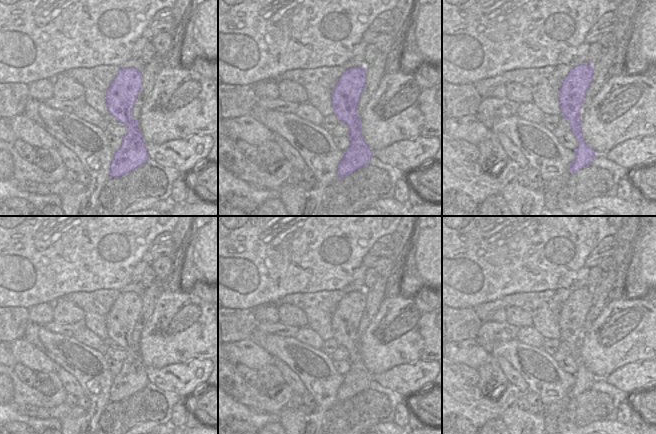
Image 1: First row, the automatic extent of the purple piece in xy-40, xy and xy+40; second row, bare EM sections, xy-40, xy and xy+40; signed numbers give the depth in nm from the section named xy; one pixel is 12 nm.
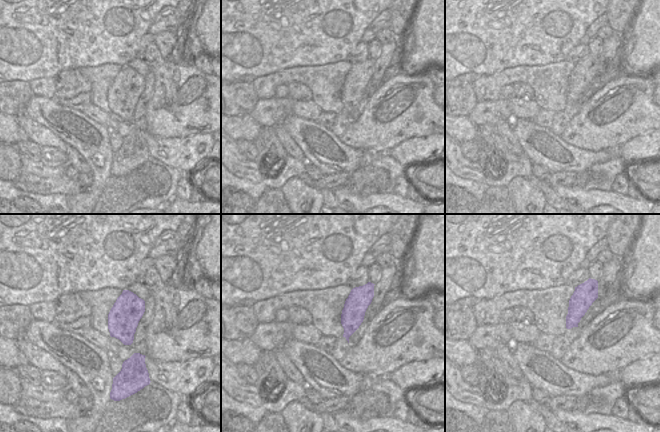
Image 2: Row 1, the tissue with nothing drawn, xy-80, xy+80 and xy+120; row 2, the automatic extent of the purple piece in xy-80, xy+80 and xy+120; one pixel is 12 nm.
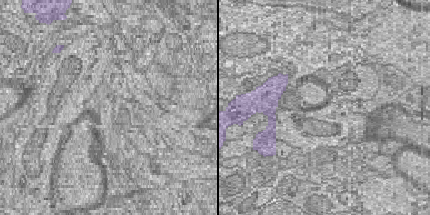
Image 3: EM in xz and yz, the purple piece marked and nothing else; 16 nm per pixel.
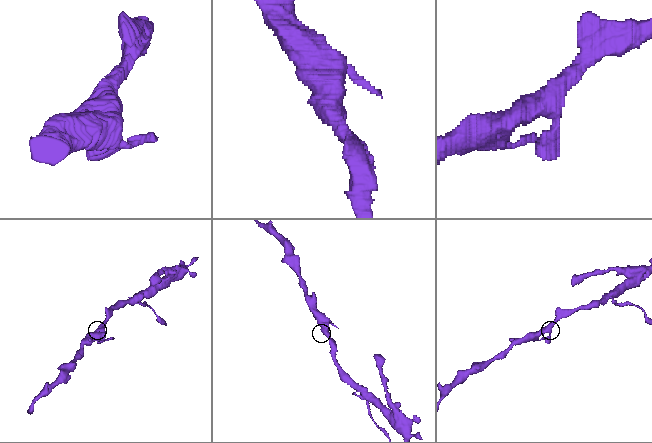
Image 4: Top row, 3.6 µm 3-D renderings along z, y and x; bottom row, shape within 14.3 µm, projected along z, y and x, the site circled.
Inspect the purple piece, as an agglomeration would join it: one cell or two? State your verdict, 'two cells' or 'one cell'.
one cell

